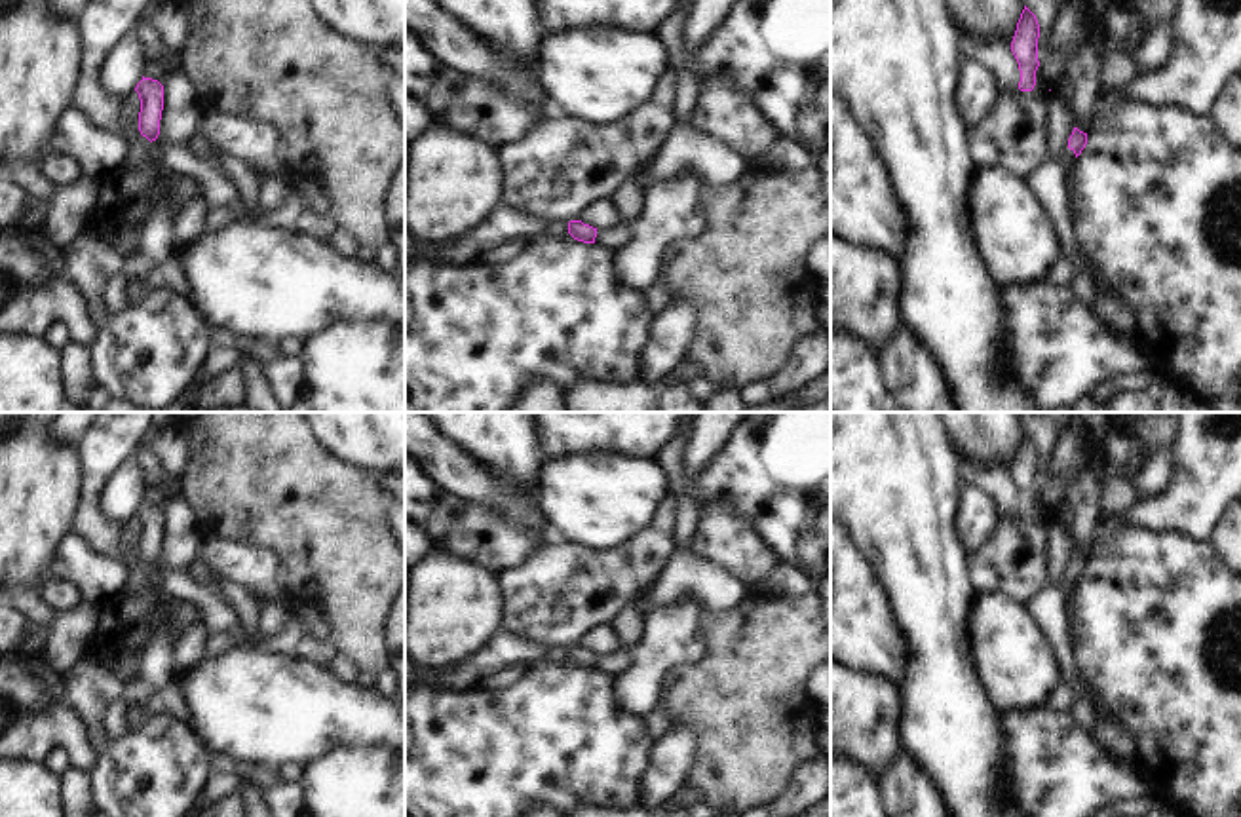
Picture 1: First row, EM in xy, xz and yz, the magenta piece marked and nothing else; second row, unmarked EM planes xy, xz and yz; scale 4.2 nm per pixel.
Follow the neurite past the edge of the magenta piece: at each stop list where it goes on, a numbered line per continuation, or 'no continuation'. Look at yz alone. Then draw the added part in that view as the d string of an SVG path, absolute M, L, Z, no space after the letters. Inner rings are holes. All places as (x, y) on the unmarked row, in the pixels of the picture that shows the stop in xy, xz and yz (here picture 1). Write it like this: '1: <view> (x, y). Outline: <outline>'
1: yz (1067, 584). Outline: M1066 574L1064 578L1053 581L1051 585L1057 585L1066 597L1076 589L1074 576Z

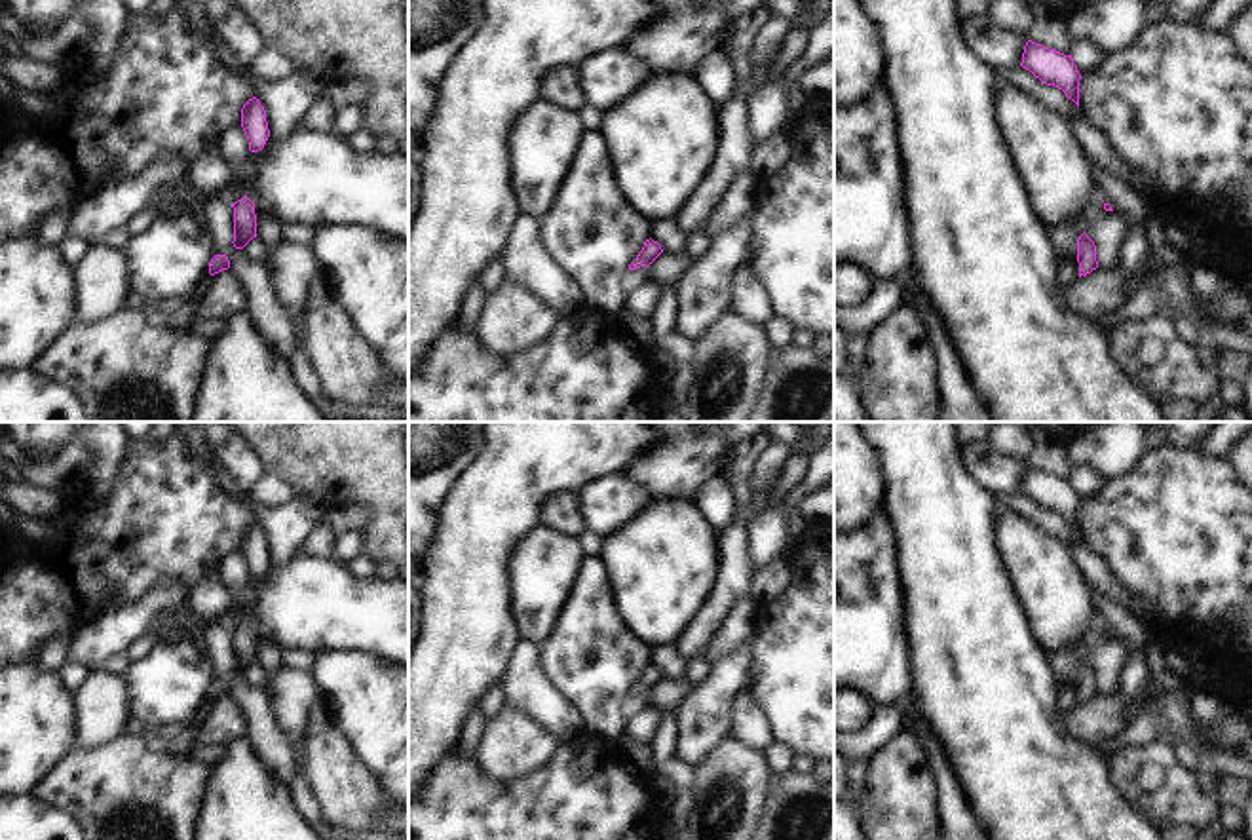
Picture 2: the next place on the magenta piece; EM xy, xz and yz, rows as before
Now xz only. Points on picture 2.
1: xz (631, 704). Outline: M640 692L636 696L627 696L621 703L619 713L621 713L623 720L627 720L635 713L642 711L646 705L648 705L648 694Z

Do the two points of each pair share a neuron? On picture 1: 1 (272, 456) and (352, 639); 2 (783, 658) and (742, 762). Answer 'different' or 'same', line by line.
1: same
2: same

